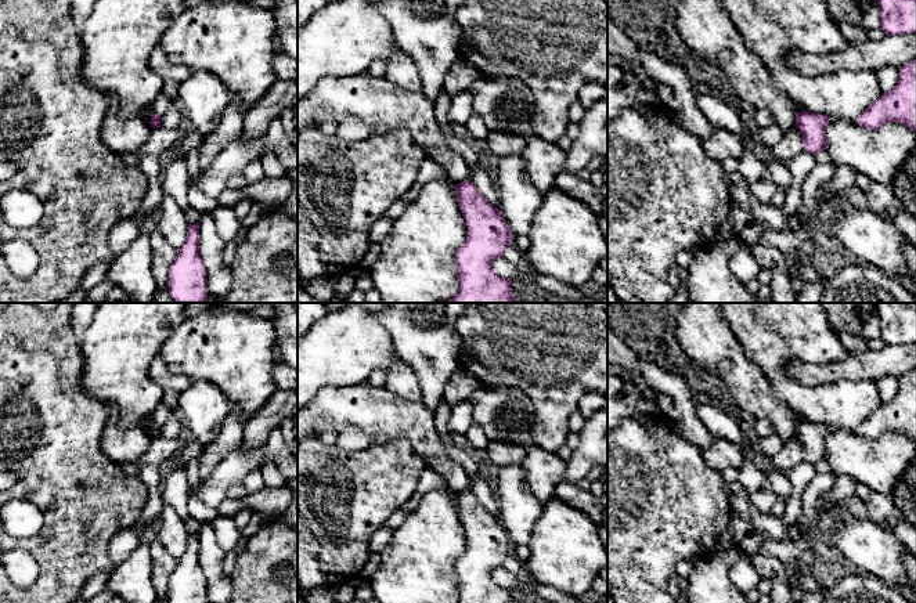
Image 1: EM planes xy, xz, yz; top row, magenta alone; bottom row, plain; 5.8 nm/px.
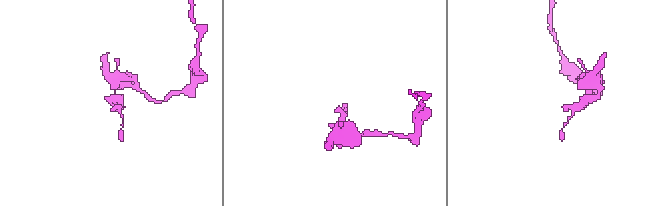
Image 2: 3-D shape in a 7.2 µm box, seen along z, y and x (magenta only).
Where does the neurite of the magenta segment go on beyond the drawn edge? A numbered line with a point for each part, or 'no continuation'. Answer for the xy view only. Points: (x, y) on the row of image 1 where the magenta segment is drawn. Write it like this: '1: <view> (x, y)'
no continuation

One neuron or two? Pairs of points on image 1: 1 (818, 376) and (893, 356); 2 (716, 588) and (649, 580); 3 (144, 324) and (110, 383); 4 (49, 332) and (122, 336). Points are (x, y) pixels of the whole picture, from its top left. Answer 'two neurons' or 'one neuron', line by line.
1: one neuron
2: two neurons
3: one neuron
4: two neurons

